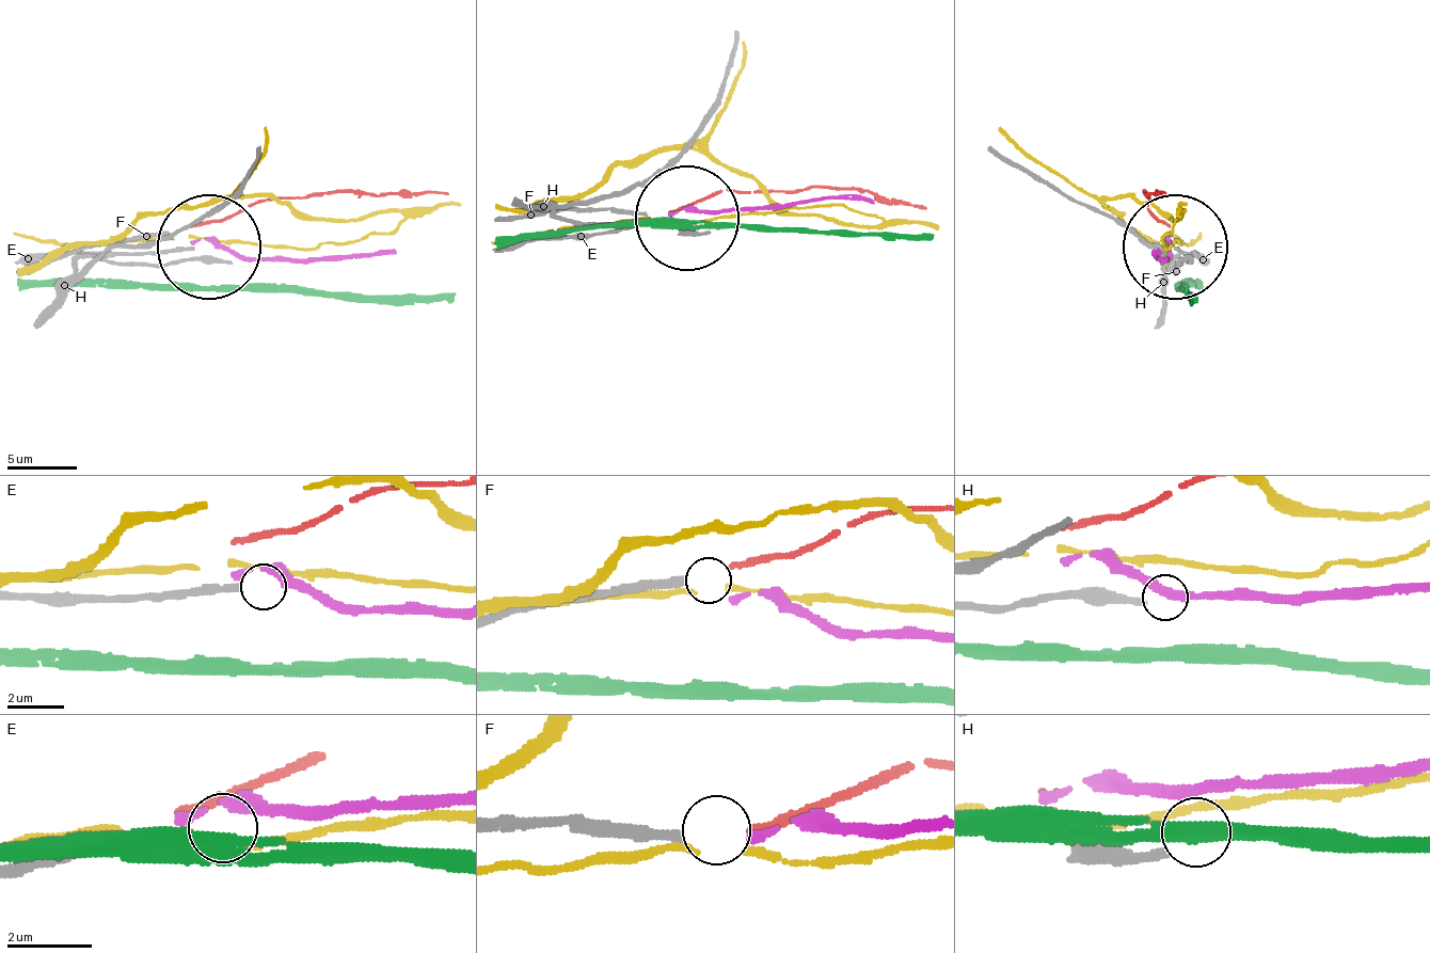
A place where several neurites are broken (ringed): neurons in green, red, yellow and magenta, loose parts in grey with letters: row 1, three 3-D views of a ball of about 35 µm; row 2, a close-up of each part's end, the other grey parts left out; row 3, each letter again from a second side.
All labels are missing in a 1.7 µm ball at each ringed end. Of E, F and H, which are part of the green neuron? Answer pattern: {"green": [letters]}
{"green": []}

